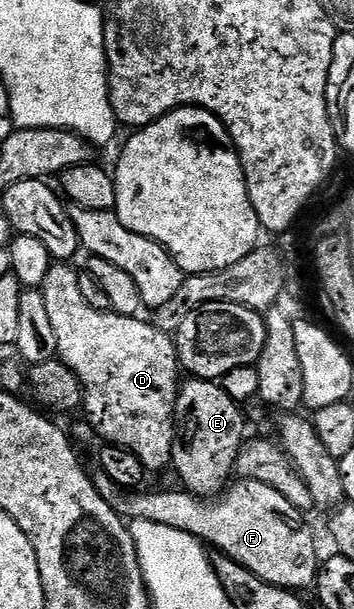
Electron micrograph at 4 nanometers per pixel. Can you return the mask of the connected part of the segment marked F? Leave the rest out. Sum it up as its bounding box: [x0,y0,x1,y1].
[93,470,321,592]

